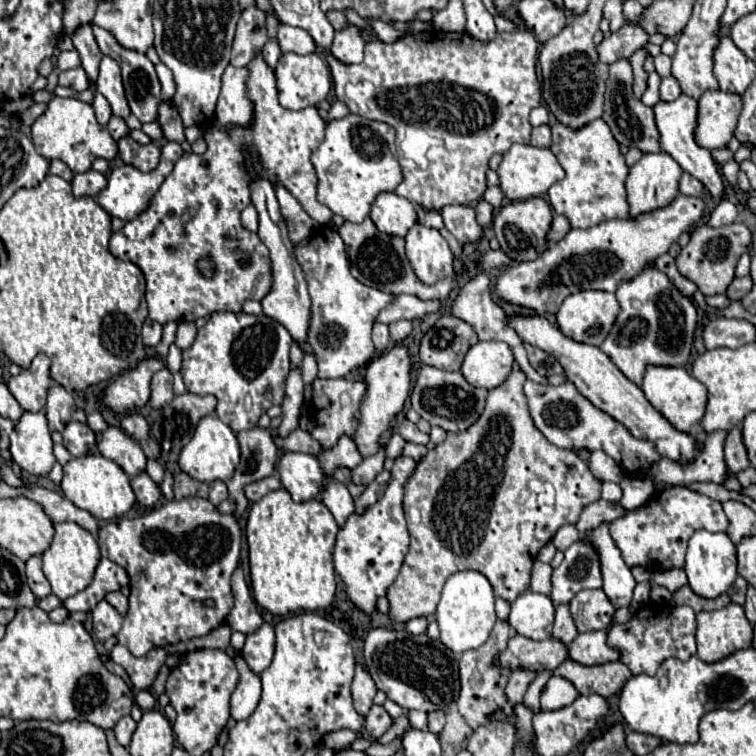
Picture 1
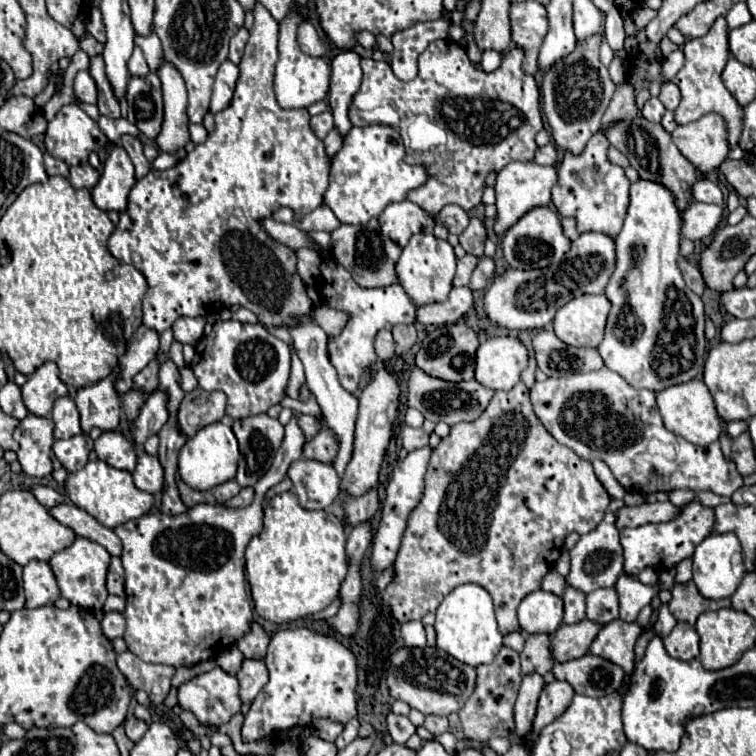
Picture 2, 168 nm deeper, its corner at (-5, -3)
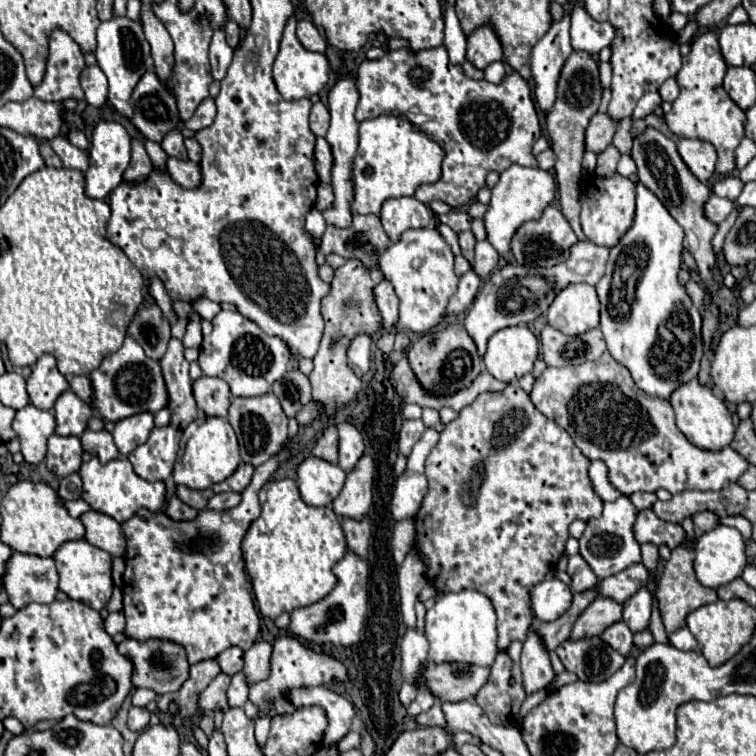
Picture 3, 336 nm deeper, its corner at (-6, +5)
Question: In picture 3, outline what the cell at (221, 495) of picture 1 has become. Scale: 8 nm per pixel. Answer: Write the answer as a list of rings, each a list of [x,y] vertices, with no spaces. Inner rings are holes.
[[[240,464],[238,470],[236,470],[232,476],[228,476],[226,480],[214,484],[212,490],[214,490],[214,492],[228,492],[228,490],[232,490],[232,492],[242,492],[242,490],[250,484],[250,480],[252,480],[252,472],[254,472],[252,466],[244,466],[244,464]]]

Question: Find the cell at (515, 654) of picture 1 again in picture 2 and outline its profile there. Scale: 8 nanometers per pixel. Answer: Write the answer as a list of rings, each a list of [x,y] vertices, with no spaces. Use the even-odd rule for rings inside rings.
[[[583,618],[583,622],[577,622],[575,626],[561,624],[553,634],[553,658],[557,662],[567,662],[585,656],[599,630],[599,622],[591,622],[587,618]]]

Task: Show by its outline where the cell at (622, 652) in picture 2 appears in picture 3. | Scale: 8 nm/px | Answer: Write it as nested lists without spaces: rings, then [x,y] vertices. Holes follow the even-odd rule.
[[[616,622],[612,626],[608,626],[600,638],[610,644],[616,652],[620,652],[622,656],[630,656],[632,648],[634,648],[634,642],[632,642],[632,630],[624,624],[624,622]]]

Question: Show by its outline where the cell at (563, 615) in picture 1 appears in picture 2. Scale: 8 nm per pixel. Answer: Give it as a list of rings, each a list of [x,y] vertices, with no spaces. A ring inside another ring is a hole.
[[[573,586],[565,588],[563,594],[565,602],[565,624],[575,624],[585,618],[585,594],[575,590]]]

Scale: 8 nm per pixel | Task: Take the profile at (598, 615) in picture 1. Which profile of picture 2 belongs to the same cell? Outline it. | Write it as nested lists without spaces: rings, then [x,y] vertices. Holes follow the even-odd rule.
[[[599,588],[587,594],[587,618],[607,624],[619,618],[619,596],[615,588]]]

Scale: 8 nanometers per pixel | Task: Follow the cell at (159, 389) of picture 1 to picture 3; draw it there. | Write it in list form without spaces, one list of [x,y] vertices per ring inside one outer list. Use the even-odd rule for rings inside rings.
[[[140,412],[130,418],[124,418],[116,422],[112,436],[122,452],[122,456],[128,456],[136,446],[144,444],[148,440],[150,430],[154,428],[154,414],[152,412]]]

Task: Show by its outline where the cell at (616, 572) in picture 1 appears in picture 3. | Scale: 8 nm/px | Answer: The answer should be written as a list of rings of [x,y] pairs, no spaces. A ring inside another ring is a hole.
[[[640,588],[626,604],[624,604],[624,622],[630,626],[632,632],[640,632],[648,626],[652,608],[652,596],[646,588]]]

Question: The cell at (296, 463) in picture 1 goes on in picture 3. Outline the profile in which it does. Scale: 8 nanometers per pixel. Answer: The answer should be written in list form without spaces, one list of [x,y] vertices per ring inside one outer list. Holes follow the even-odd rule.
[[[308,456],[296,470],[300,496],[308,506],[328,506],[342,490],[346,472],[338,464]]]

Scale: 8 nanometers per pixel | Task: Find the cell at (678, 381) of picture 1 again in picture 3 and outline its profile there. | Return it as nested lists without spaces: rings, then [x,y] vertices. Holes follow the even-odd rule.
[[[696,378],[676,388],[670,396],[670,404],[676,412],[676,426],[694,446],[704,450],[720,450],[732,442],[734,426],[724,400],[718,398],[712,388],[700,384]]]

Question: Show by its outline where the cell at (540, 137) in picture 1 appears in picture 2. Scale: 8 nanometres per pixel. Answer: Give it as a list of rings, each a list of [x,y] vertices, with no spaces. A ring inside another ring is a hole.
[[[549,142],[545,148],[537,150],[535,154],[535,162],[539,162],[541,166],[553,166],[557,162],[557,148]]]

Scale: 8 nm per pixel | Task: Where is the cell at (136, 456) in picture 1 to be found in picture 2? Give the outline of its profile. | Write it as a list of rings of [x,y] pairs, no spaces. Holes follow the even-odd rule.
[[[103,432],[95,440],[93,450],[99,456],[99,460],[107,462],[113,468],[129,470],[129,472],[135,470],[135,464],[137,464],[135,446],[129,440],[125,440],[119,432]]]

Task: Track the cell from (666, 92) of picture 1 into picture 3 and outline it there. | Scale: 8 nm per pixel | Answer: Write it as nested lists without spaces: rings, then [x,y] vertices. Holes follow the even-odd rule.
[[[668,78],[668,80],[660,86],[658,94],[662,96],[662,100],[666,100],[666,102],[674,102],[674,100],[678,98],[678,94],[680,94],[680,88],[678,88],[676,78]]]

